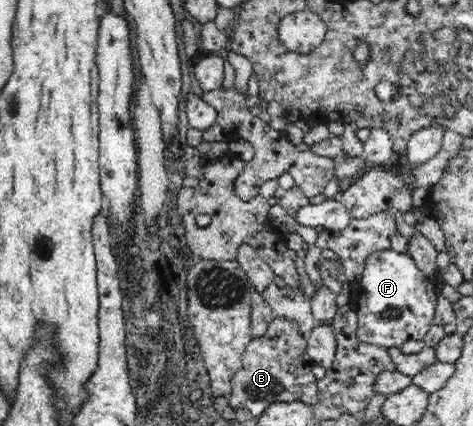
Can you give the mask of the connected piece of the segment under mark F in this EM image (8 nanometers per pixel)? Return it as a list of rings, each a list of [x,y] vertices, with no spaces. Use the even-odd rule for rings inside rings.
[[[395,249],[373,252],[367,257],[363,274],[360,277],[360,298],[355,300],[353,304],[358,316],[357,340],[365,344],[384,346],[386,349],[400,348],[409,340],[423,340],[423,336],[429,332],[429,328],[434,324],[436,299],[431,296],[433,296],[433,292],[438,292],[438,290],[433,289],[433,284],[429,284],[431,280],[419,270],[411,255],[397,252]]]

